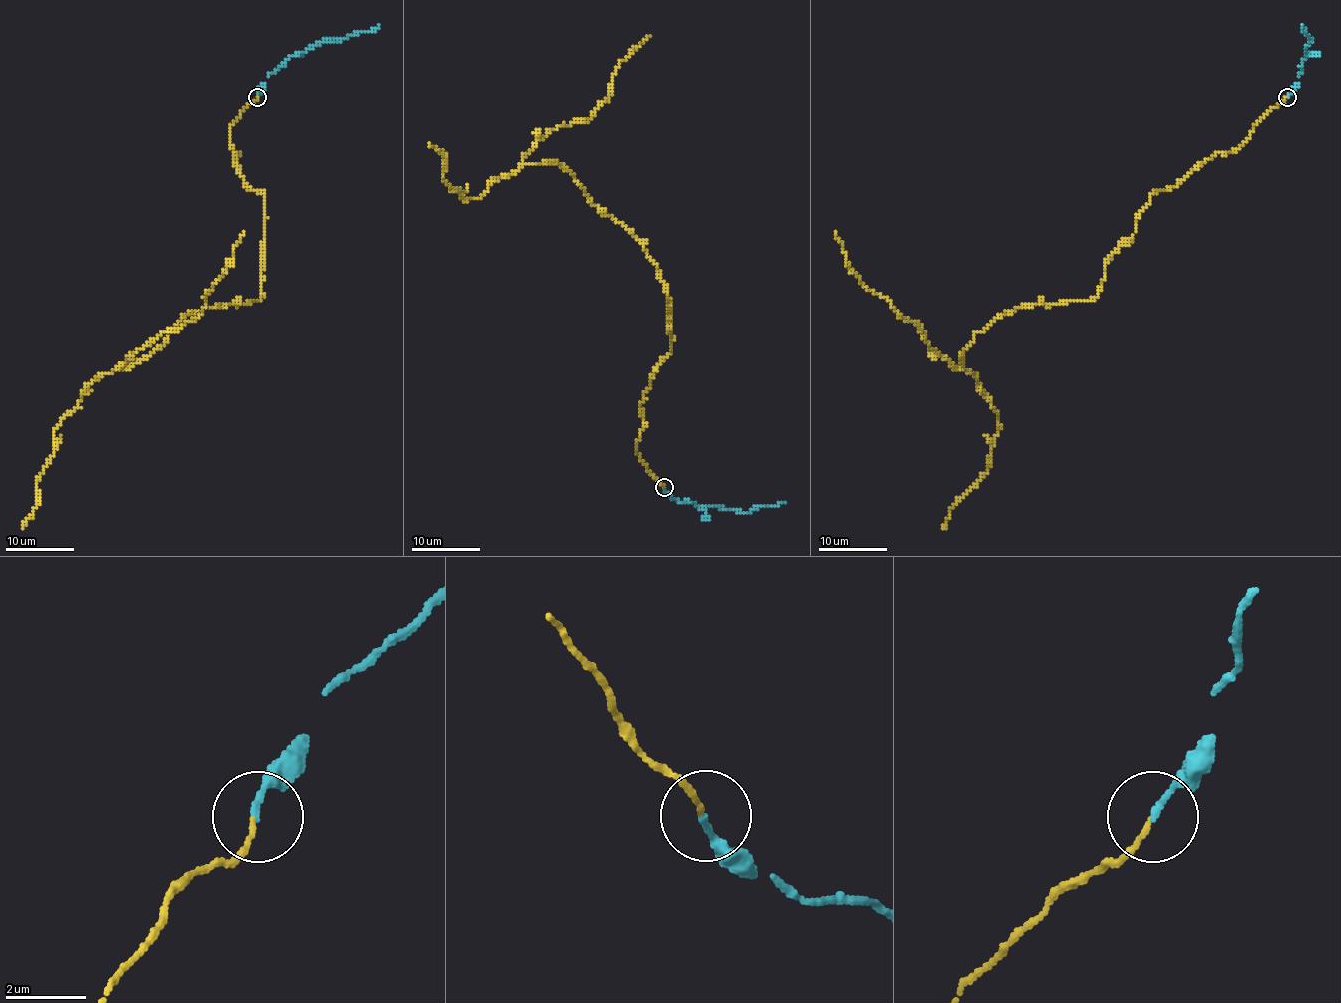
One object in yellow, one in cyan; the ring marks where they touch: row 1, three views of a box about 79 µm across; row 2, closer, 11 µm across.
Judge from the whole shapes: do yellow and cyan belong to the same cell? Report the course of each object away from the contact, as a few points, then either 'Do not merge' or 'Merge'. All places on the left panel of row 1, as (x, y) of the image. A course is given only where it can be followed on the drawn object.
Course of yellow: (257, 96), (229, 136), (265, 201), (264, 296), (182, 317), (115, 369), (201, 312), (243, 232). Course of cyan: (257, 96), (270, 74), (295, 55), (324, 41), (345, 39), (379, 25). Merge

